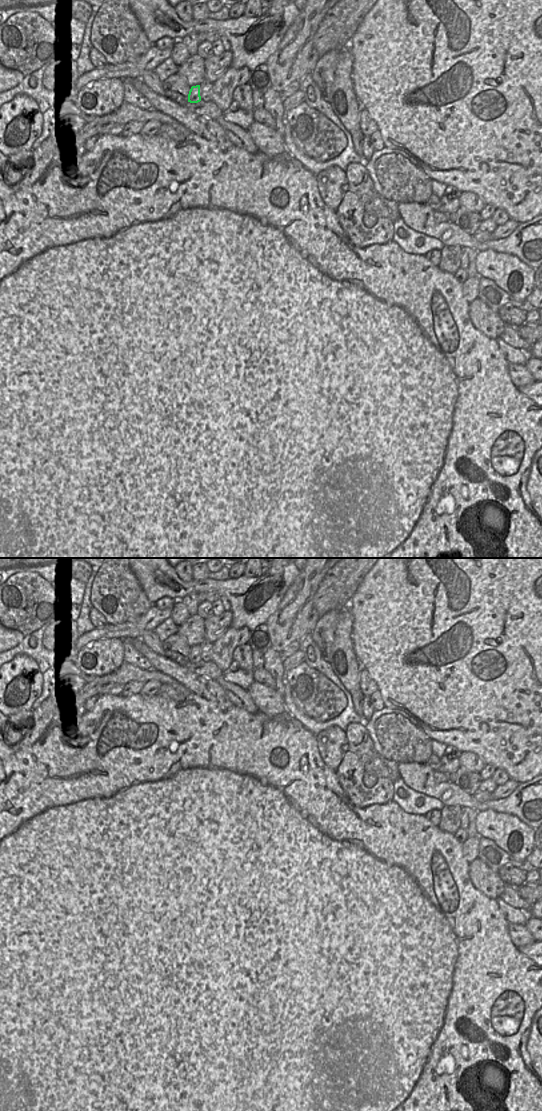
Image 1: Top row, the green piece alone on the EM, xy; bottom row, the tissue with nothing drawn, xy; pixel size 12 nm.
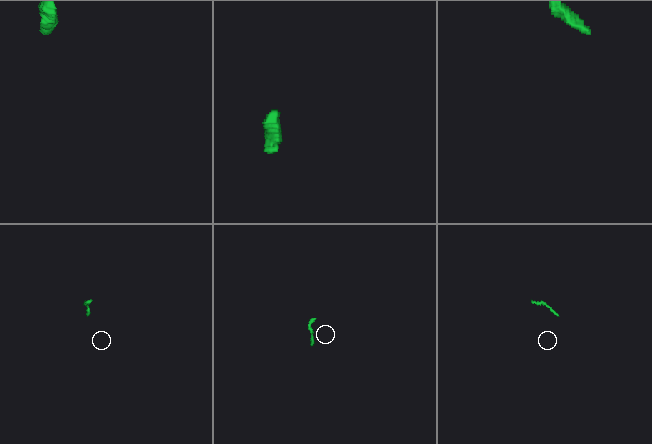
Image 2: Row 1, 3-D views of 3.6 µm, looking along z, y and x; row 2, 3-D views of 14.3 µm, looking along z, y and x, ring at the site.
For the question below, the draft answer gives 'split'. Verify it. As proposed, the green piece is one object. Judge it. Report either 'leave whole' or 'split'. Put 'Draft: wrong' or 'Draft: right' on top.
Draft: wrong
leave whole

